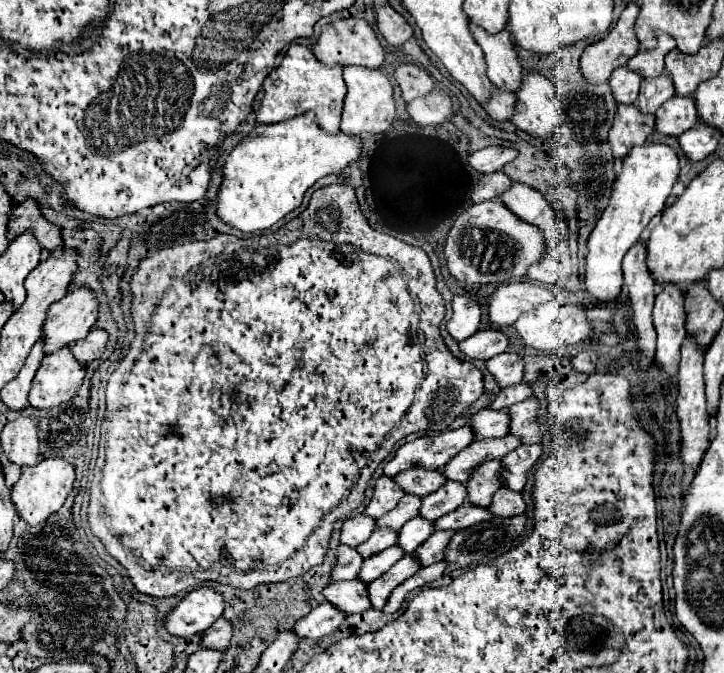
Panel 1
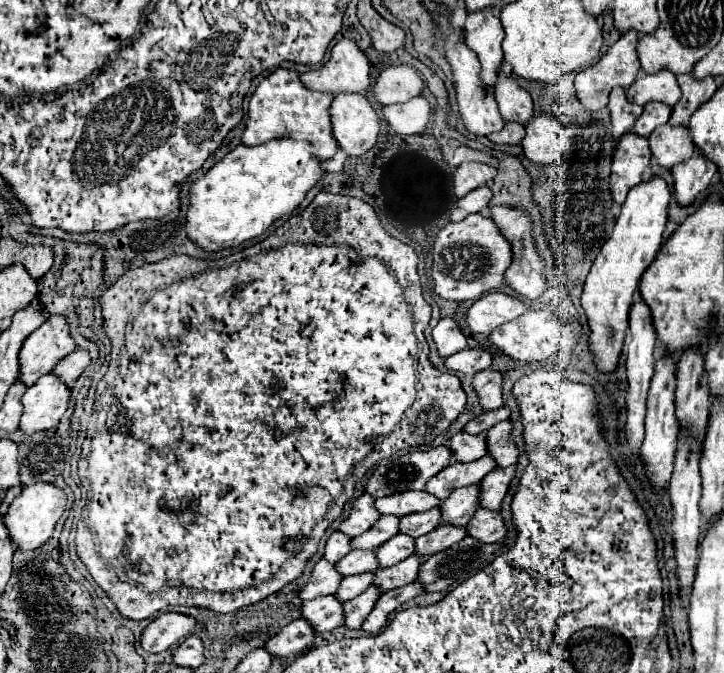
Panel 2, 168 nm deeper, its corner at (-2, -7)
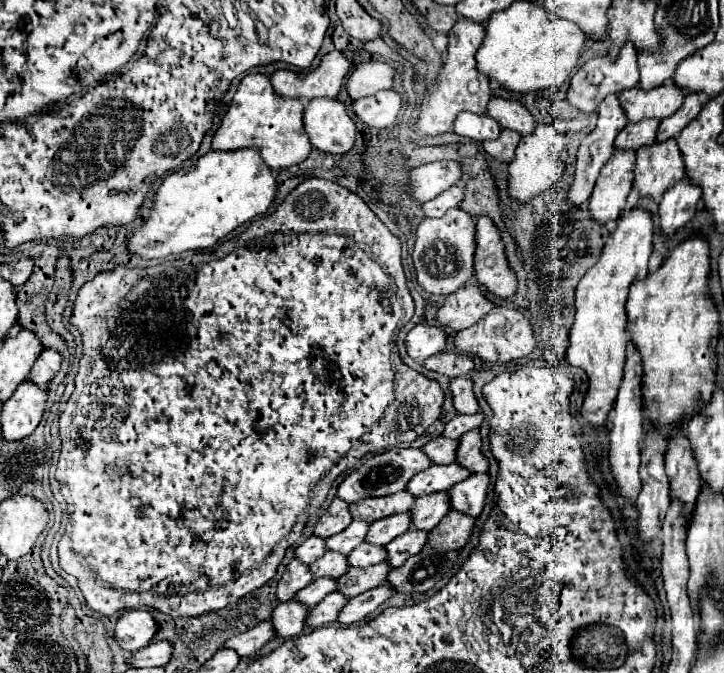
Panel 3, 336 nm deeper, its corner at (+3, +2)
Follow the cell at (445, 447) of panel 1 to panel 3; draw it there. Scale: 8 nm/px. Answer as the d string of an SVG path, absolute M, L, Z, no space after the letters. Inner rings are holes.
M393 447L385 453L373 455L367 461L363 461L359 465L359 469L355 469L353 473L349 473L337 487L337 497L343 499L345 503L355 503L359 499L367 499L367 497L385 497L391 493L397 493L401 489L405 489L405 485L409 483L409 479L413 475L417 475L419 471L425 471L427 467L431 467L431 461L413 447Z

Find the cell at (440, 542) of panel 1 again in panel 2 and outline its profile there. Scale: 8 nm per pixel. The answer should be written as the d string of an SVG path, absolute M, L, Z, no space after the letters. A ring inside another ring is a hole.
M412 554L410 558L406 558L406 562L400 562L400 564L390 566L390 568L376 570L374 584L378 584L382 588L382 592L406 586L418 578L420 566L422 566L422 558L418 554Z

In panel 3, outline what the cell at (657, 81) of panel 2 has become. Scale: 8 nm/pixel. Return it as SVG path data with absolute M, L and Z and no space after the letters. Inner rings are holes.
M673 83L661 85L653 91L629 89L619 93L619 103L625 111L627 123L639 123L643 119L663 121L671 117L683 103L685 95L679 89L673 89Z

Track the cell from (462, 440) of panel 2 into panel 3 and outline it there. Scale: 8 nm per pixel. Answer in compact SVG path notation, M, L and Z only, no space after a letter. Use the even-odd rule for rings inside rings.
M435 437L421 447L421 451L429 457L435 465L449 465L453 463L453 449L457 449L457 441L449 441L447 437Z

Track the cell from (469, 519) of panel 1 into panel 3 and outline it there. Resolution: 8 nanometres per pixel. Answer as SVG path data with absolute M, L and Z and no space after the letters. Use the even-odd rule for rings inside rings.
M409 529L401 537L395 537L389 545L385 545L385 551L387 551L385 563L389 561L393 569L401 567L411 555L417 555L423 549L427 535L429 533L421 533L419 529Z

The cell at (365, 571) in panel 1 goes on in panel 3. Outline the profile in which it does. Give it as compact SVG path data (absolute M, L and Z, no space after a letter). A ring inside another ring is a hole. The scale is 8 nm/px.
M315 579L311 581L305 589L297 591L297 595L293 597L295 601L303 603L305 607L313 607L317 605L325 595L329 595L331 591L337 589L337 579Z

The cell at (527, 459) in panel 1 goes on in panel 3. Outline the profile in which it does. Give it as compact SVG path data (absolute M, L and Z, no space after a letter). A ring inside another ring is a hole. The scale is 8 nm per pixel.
M487 473L469 475L465 481L457 483L453 489L449 489L451 509L465 513L469 517L477 517L483 511L483 505L485 505L487 483L489 483Z

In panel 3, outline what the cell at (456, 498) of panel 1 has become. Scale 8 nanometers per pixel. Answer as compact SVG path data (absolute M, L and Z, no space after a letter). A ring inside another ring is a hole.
M397 513L393 517L375 521L373 525L369 525L369 531L365 535L365 541L371 545L387 545L389 541L393 541L395 537L399 537L401 533L405 533L409 529L409 515L407 513Z

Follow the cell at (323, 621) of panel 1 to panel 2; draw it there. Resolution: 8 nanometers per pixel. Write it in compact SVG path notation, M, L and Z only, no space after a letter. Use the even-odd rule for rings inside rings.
M300 618L286 624L274 638L270 638L270 642L266 642L264 648L274 656L292 656L312 648L316 636L316 630L304 618Z

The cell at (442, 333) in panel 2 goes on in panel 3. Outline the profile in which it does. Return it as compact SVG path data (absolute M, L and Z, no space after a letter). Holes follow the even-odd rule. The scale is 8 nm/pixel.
M417 325L405 337L407 353L409 353L409 357L423 361L431 355L441 353L445 349L445 339L447 339L447 335L443 329L429 327L429 325Z

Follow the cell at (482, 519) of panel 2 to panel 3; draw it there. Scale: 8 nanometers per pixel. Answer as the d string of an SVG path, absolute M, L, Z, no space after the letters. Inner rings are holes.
M449 513L449 517L443 517L437 527L429 531L425 547L435 551L461 549L473 531L473 523L475 519L471 517L459 517L459 513Z

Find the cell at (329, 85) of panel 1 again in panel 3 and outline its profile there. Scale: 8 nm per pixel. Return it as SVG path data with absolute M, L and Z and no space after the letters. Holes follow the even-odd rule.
M257 73L247 75L237 93L223 115L219 129L213 135L211 151L235 151L235 149L257 149L261 159L271 171L283 171L291 165L297 165L307 159L311 153L309 137L303 131L303 103L301 101L285 101L269 89L269 75Z

